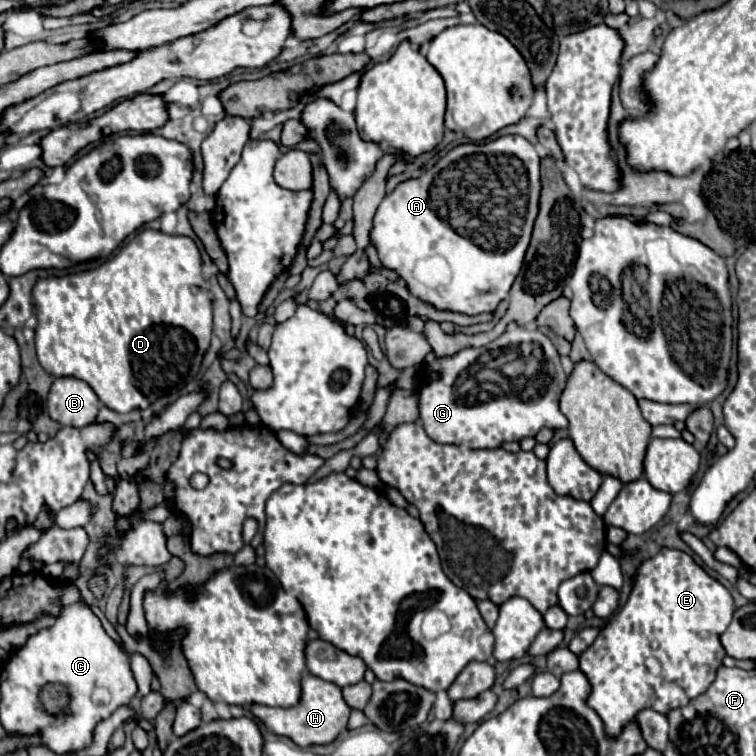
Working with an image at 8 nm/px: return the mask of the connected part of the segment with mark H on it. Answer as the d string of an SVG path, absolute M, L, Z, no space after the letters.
M308 674L302 678L302 696L300 702L292 708L268 708L268 706L254 706L254 716L258 716L266 728L278 736L290 738L296 746L306 748L312 744L332 744L338 734L346 728L350 706L346 704L342 696L342 688L338 688L332 682L324 682L322 678L316 678L314 674Z

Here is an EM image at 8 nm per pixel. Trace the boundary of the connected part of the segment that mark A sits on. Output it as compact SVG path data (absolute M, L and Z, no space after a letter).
M500 136L496 140L490 140L486 144L460 144L452 148L446 156L442 156L430 170L426 170L420 178L410 178L400 182L386 198L380 202L374 218L372 218L372 228L370 228L370 244L376 248L378 258L384 268L394 270L408 286L410 294L416 296L418 300L434 306L436 310L448 310L448 312L460 312L468 316L478 316L478 314L494 314L498 304L508 296L520 266L524 262L524 254L530 242L532 234L532 224L538 214L538 196L540 196L540 156L534 150L534 146L522 138L522 136Z

